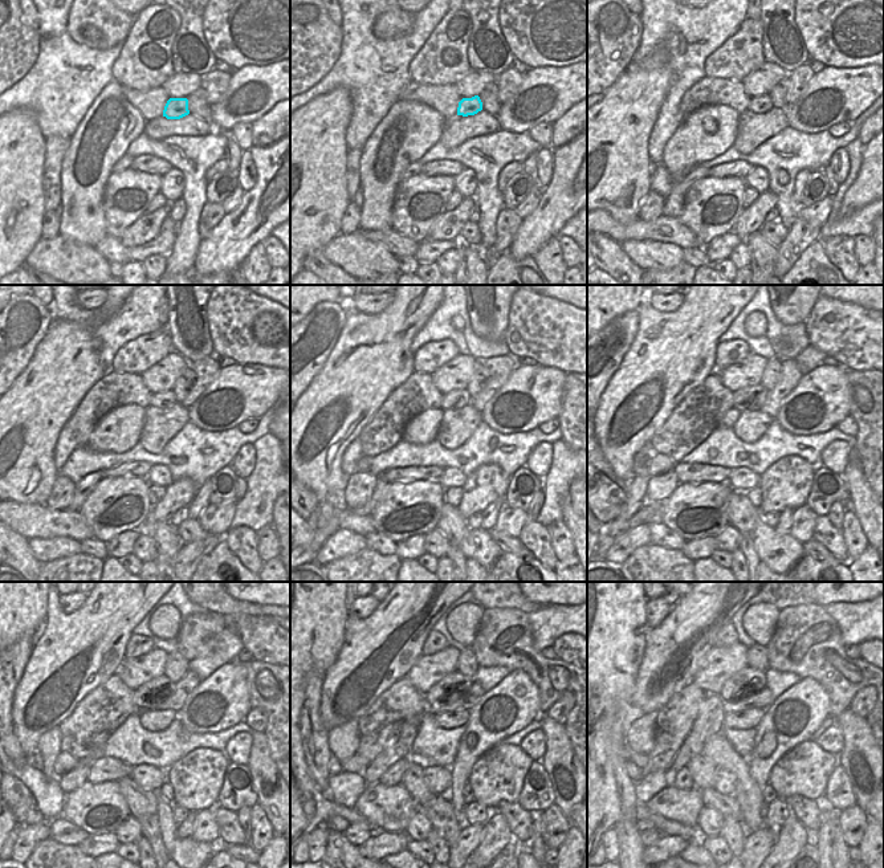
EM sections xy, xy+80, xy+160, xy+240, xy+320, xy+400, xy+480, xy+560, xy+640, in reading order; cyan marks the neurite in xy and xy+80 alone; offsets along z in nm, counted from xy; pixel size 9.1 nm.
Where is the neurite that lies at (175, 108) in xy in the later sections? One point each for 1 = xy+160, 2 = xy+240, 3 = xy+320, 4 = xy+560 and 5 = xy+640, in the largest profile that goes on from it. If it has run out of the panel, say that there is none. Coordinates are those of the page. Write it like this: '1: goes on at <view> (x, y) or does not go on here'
1: goes on at xy+160 (761, 104)
2: goes on at xy+240 (166, 399)
3: goes on at xy+320 (455, 399)
4: goes on at xy+560 (453, 683)
5: goes on at xy+640 (749, 680)

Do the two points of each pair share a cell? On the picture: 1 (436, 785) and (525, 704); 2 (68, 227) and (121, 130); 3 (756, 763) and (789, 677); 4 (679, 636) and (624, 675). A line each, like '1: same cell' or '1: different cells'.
1: different cells
2: same cell
3: different cells
4: different cells

